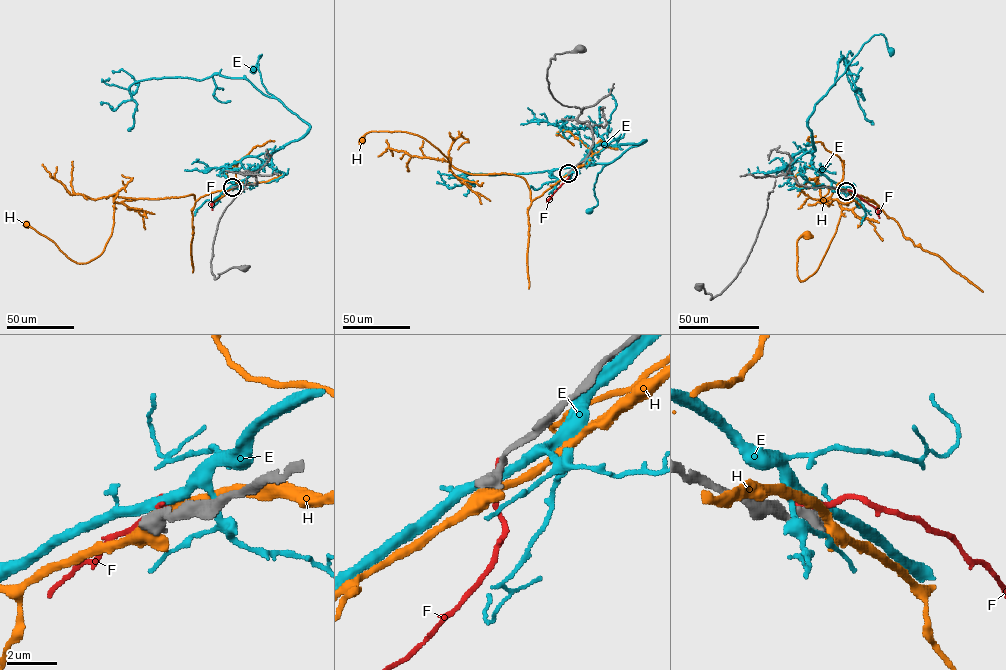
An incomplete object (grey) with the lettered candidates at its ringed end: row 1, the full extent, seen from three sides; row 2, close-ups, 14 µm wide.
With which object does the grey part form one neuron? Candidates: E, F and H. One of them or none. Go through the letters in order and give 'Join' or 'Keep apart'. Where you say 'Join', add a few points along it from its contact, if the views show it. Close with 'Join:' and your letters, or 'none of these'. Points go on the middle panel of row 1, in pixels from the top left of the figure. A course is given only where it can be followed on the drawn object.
E: Keep apart
F: Keep apart
H: Keep apart
Join: none of these

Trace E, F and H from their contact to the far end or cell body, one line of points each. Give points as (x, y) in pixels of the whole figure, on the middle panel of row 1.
E: (568, 173), (598, 144), (638, 144), (646, 140), (626, 150), (598, 173), (593, 189), (598, 204), (588, 211)
F: (569, 172), (568, 177), (548, 201)
H: (568, 173), (532, 200), (522, 177), (450, 169), (446, 157), (421, 137), (371, 131), (361, 140)

